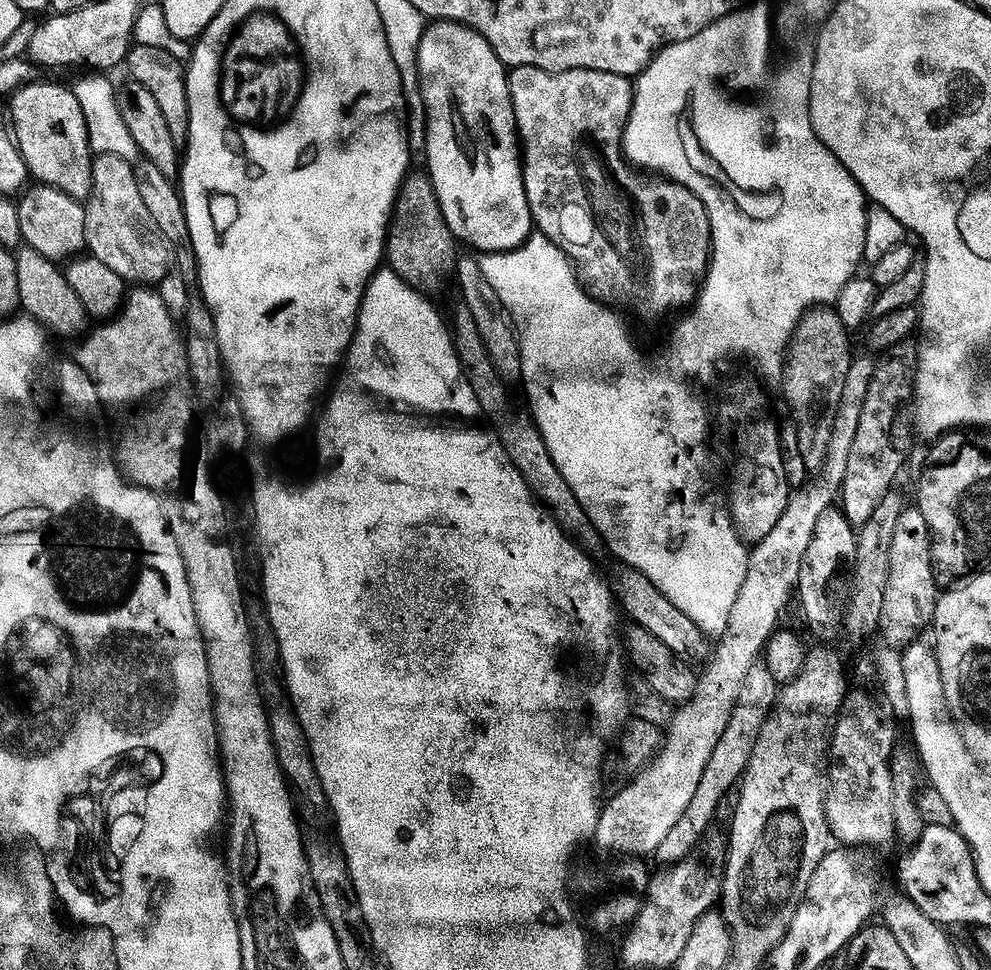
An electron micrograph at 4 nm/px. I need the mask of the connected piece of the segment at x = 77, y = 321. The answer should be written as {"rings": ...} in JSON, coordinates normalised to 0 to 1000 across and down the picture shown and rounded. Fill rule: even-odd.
{"rings":[[[27,254],[21,255],[21,257],[21,260],[17,259],[14,264],[21,319],[37,334],[47,339],[51,345],[53,342],[57,346],[82,345],[81,347],[84,347],[90,337],[91,327],[83,315],[83,307],[79,303],[75,303],[68,284],[62,277],[60,280],[57,277],[60,275],[53,269],[38,262],[38,258]],[[85,337],[87,337],[86,342]]]}

